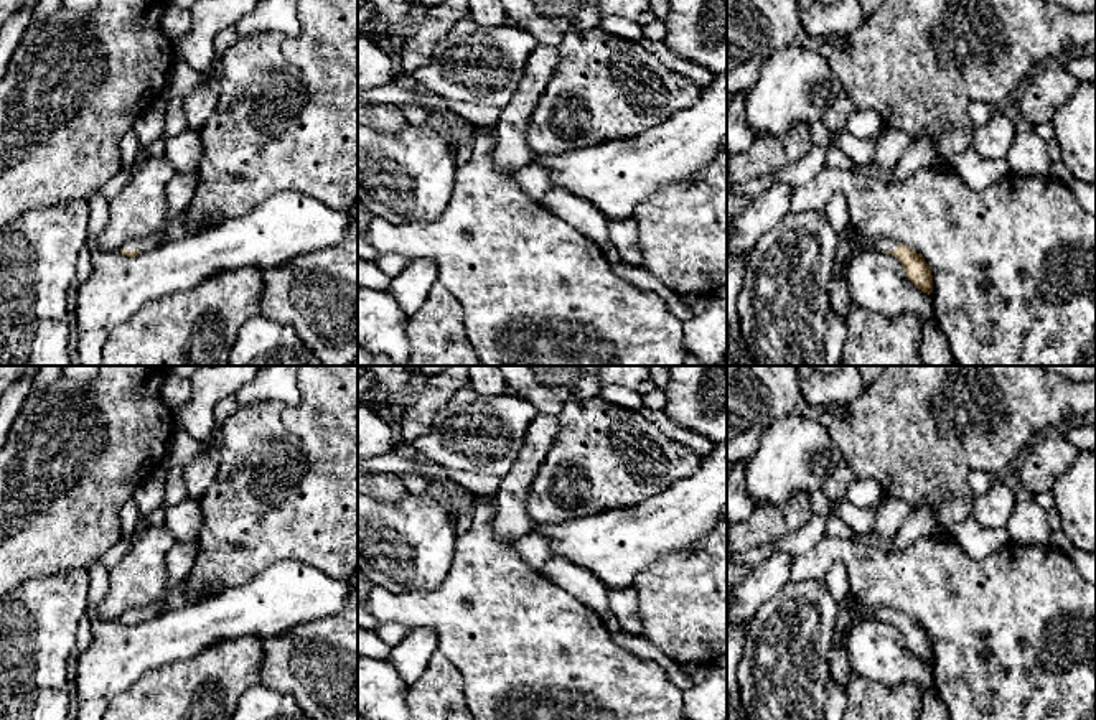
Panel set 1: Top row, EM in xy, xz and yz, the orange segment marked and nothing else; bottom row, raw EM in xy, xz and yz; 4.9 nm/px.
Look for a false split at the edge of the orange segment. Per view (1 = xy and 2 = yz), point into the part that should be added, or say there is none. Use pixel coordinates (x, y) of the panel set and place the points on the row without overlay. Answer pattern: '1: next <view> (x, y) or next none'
1: next xy (147, 612)
2: next yz (857, 608)

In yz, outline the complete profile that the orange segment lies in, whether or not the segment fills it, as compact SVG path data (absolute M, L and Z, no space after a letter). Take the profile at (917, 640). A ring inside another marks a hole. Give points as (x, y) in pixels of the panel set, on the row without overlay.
M850 593L850 628L862 618L877 618L892 623L905 638L908 649L923 662L931 662L933 644L925 628L913 618L890 608L870 608Z

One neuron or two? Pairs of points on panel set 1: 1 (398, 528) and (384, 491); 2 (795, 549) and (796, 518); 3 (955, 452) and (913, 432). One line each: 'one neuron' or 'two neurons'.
1: two neurons
2: two neurons
3: one neuron

